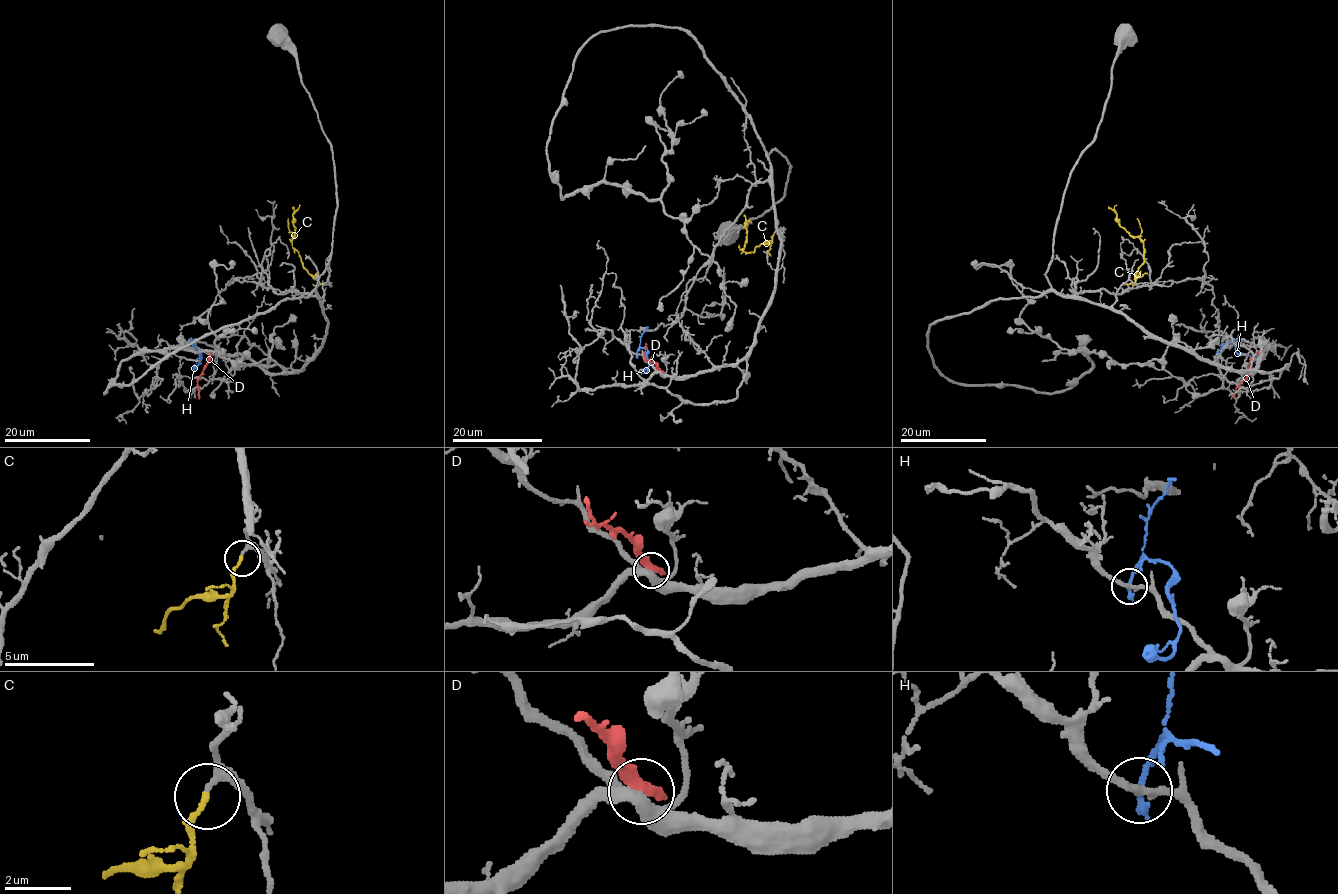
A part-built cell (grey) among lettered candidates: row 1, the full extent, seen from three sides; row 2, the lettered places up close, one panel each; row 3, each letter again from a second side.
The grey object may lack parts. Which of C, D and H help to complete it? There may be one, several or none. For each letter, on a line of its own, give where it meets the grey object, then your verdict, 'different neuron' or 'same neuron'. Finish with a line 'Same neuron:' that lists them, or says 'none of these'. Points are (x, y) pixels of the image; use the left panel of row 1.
C: contact (321, 284); same neuron
D: contact (213, 353); different neuron
H: contact (189, 339); different neuron
Same neuron: C

